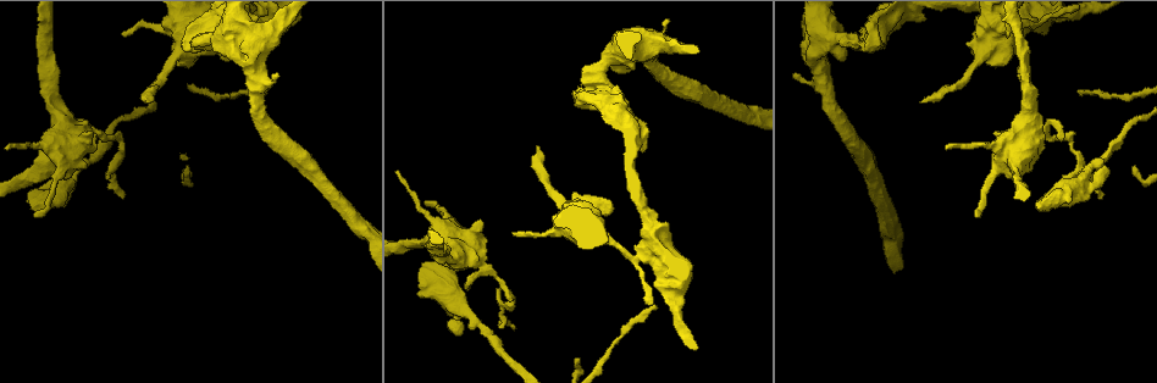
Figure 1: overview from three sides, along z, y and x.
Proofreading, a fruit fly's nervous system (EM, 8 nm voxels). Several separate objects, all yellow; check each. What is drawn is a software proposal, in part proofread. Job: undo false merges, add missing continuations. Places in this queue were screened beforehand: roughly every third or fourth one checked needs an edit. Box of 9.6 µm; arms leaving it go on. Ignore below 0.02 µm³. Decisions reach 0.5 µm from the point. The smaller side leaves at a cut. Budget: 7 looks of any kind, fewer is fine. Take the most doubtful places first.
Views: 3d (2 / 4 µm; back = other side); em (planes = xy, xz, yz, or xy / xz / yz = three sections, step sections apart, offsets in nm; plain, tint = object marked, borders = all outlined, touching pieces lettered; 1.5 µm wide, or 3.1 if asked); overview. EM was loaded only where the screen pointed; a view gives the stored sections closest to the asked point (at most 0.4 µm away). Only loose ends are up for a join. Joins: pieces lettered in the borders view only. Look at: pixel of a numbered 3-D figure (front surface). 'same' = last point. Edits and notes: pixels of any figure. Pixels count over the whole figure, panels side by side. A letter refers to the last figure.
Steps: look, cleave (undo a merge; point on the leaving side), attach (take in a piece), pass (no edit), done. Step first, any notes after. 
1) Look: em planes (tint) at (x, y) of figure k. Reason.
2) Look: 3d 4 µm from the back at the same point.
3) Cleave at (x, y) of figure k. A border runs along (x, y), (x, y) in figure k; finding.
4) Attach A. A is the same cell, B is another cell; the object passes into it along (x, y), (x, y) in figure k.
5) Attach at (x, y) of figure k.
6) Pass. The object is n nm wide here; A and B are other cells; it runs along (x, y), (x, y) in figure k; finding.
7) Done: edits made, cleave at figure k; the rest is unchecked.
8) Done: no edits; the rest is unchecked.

Look: em yz step 4 (tint) at (1031, 26) of figure 1. Narrows sharply.

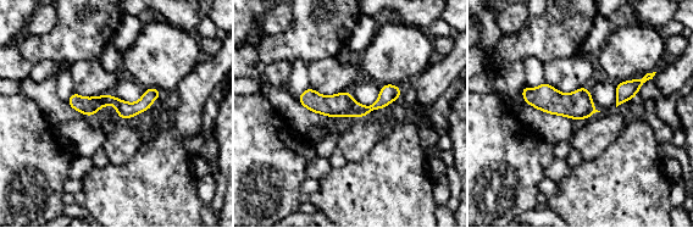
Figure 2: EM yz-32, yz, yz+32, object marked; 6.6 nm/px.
Look: em planes (borders) at the same point. Cut it another way.

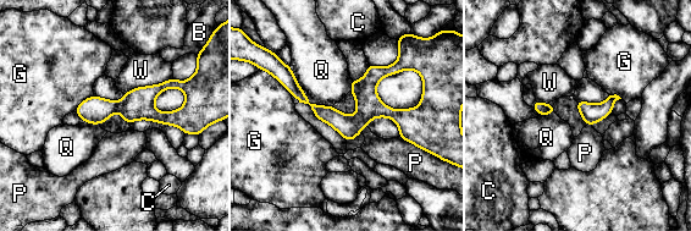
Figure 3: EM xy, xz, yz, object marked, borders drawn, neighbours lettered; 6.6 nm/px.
Cleave at (95, 110) of figure 3. The object is 130 nm wide here; B, C, G, P, Q and W are other cells; a border runs along (121, 102), (119, 110) in figure 3; two neurons meet here.

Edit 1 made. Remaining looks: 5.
Look: 3d 4 µm at (1102, 198) of figure 1. Thin end.

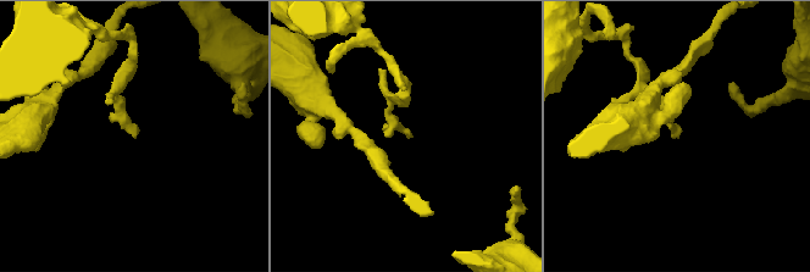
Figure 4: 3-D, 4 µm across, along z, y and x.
Look: em planes (borders) at (676, 133) of figure 4.

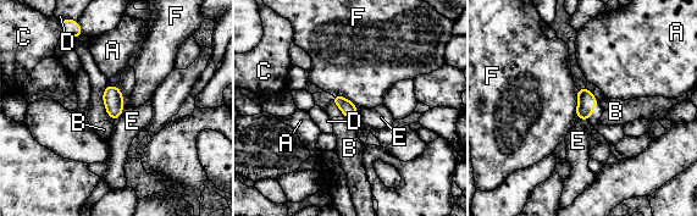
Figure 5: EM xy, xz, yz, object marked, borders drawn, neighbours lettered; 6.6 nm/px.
Pass. The object is 100 nm wide here; A, B, C, D, E and F are other cells; a border runs along (577, 89), (576, 118) in figure 5; no lettered piece goes on from it.

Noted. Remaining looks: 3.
Look: 3d 4 µm from the back at (488, 264) of figure 1. Sudden change in width.

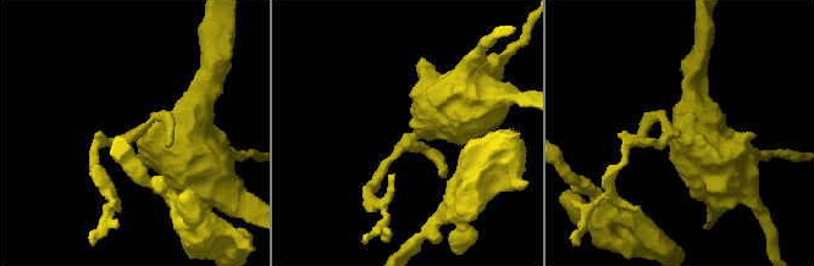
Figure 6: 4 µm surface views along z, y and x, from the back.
Look: em planes (tint) at (414, 135) of figure 6. Now the EM.

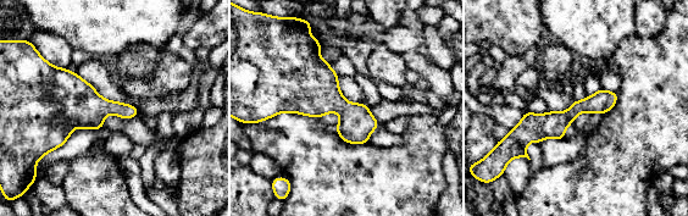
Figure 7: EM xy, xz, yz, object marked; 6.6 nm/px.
Look: em planes (borders) at the same point.

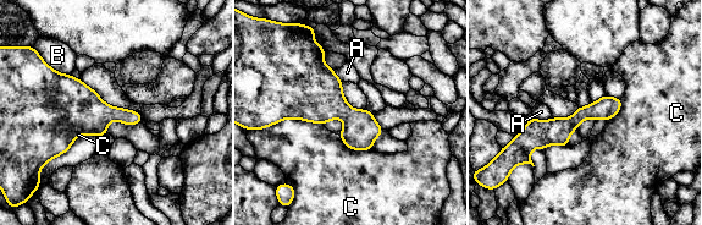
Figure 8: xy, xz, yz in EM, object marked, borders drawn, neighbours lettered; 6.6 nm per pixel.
Pass. A, B and C are other cells; it runs along (618, 102), (517, 141) in figure 8; one neuron here.

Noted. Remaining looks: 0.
Done: edits made, cleave at figure 3; the rest is unchecked.

